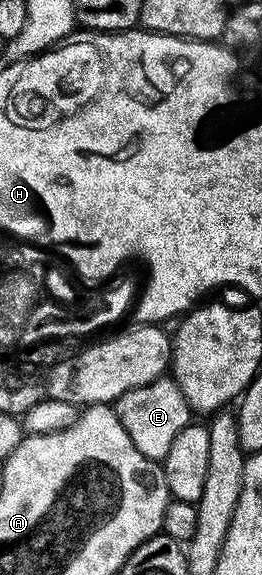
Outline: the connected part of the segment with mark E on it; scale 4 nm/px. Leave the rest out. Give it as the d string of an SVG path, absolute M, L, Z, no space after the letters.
M159 378L128 390L117 400L116 411L140 454L159 462L165 461L168 450L172 450L172 442L176 442L176 434L180 434L192 420L190 404L173 378Z

